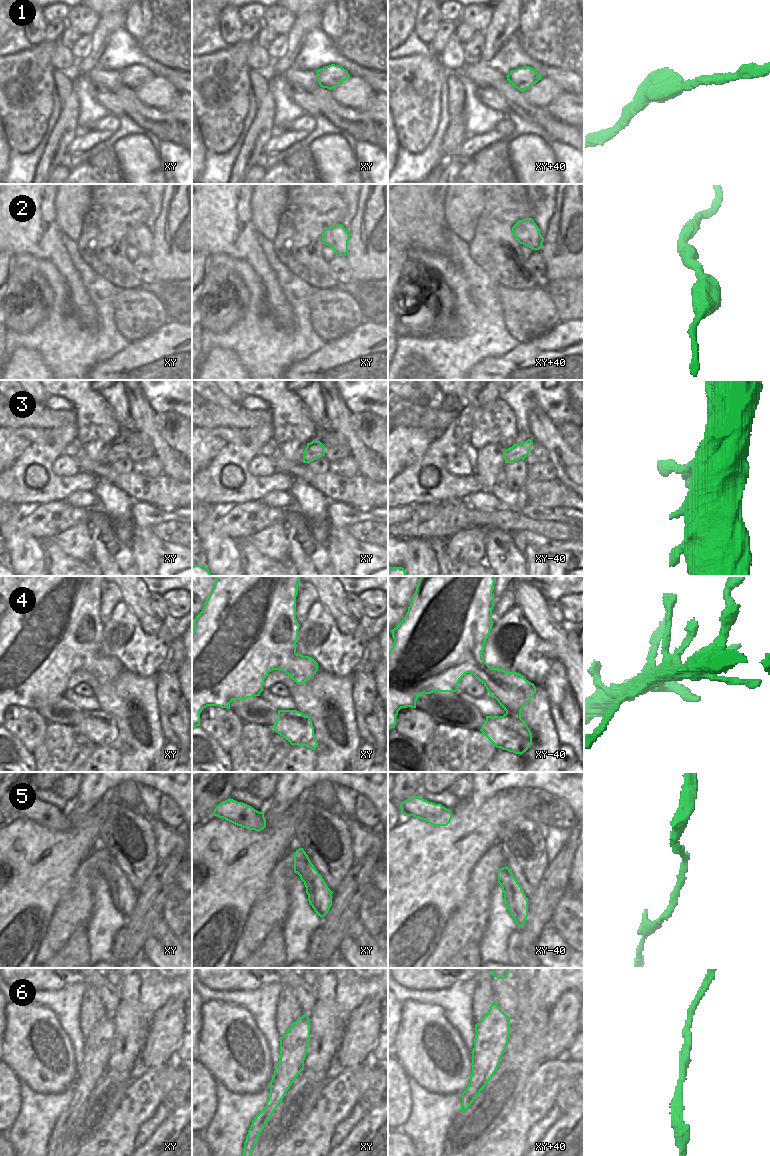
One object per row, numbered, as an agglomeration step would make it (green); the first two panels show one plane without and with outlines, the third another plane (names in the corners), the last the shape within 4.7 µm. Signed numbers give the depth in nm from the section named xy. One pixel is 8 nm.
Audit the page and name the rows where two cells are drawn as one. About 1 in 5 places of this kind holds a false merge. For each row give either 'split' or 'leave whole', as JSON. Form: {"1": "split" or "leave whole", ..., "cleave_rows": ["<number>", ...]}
{"1": "leave whole", "2": "leave whole", "3": "leave whole", "4": "leave whole", "5": "leave whole", "6": "leave whole", "cleave_rows": []}

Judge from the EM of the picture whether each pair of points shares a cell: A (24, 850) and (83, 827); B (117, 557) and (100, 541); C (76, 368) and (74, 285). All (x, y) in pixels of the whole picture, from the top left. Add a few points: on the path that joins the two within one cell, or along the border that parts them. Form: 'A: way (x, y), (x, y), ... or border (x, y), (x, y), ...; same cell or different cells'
A: way (39, 850), (62, 848), (68, 842); same cell
B: way (113, 555), (104, 545); same cell
C: border (67, 294), (67, 307), (85, 325), (94, 326); different cells

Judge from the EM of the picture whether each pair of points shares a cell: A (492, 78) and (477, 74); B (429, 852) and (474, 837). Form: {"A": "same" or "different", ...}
{"A": "same", "B": "same"}

